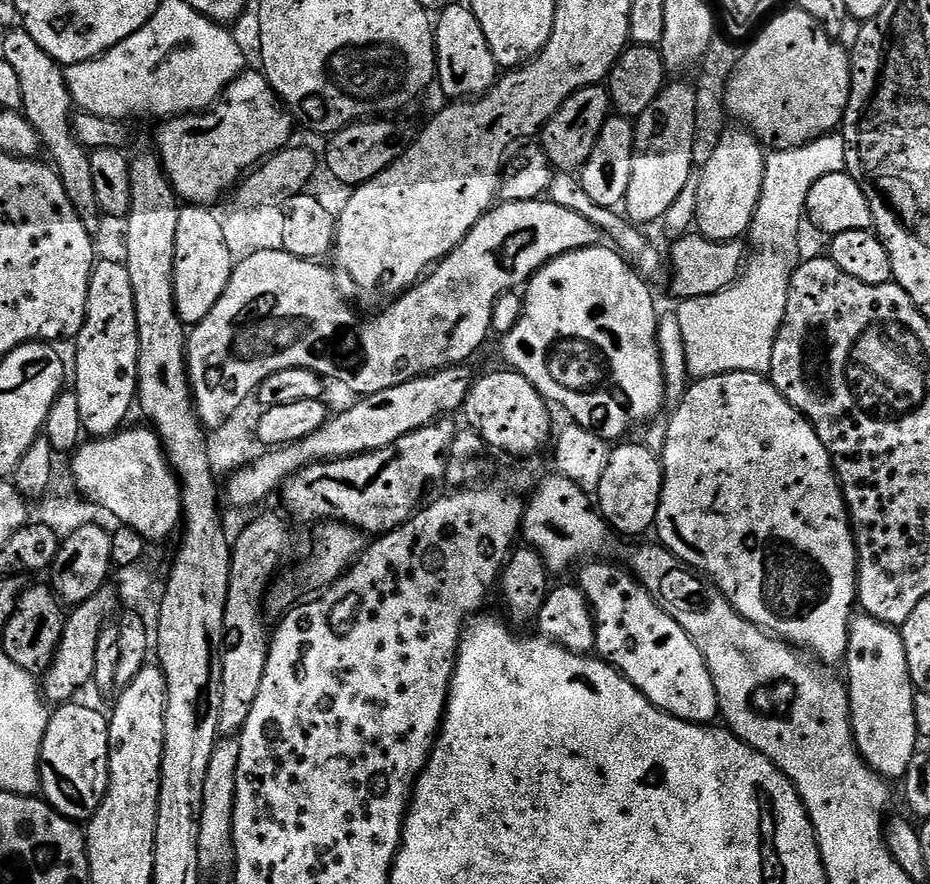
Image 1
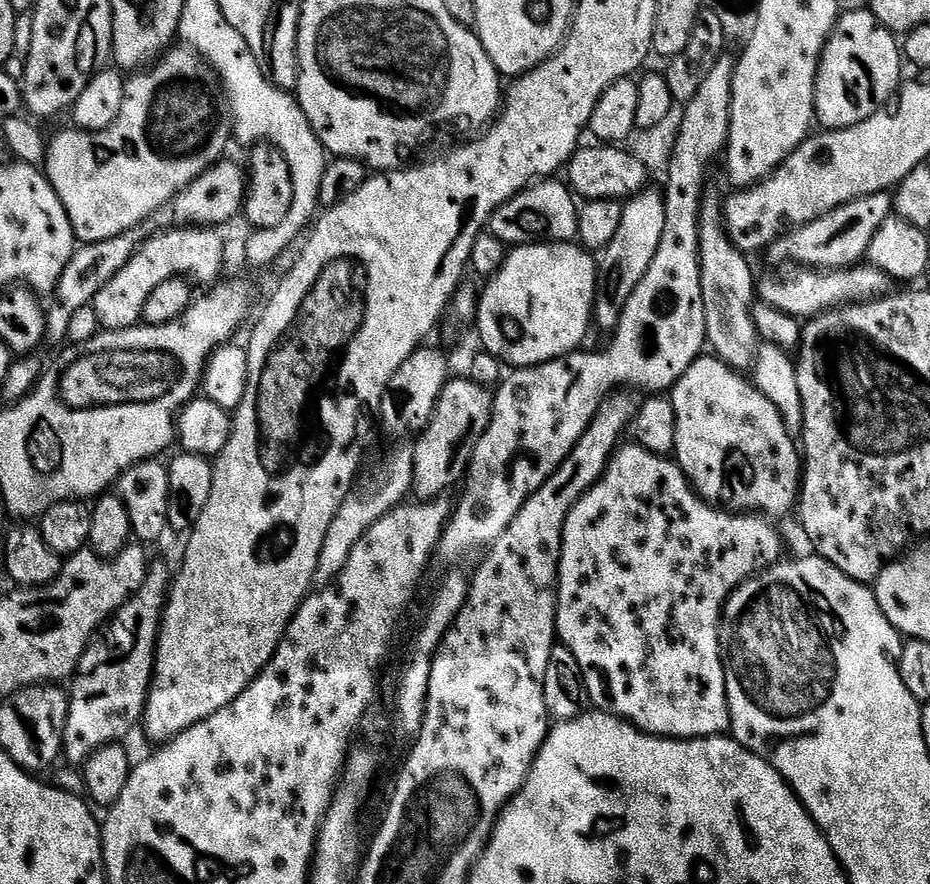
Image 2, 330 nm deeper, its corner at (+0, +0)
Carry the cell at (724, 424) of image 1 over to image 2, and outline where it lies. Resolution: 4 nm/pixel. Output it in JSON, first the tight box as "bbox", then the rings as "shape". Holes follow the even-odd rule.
{"bbox":[670,354,802,518],"shape":[[[704,354],[699,360],[695,360],[690,366],[690,370],[686,370],[686,374],[682,374],[682,378],[670,389],[670,399],[674,406],[674,418],[676,419],[676,446],[674,449],[674,459],[679,464],[681,470],[686,474],[686,478],[692,483],[695,490],[707,504],[719,506],[721,509],[735,512],[737,514],[763,514],[768,518],[777,518],[776,516],[784,516],[788,511],[795,509],[798,504],[800,495],[800,486],[802,483],[802,452],[794,441],[793,433],[788,431],[786,422],[782,418],[782,414],[778,414],[778,410],[774,406],[774,402],[770,402],[770,398],[766,398],[766,394],[762,394],[756,389],[755,383],[751,379],[748,380],[747,375],[741,374],[737,369],[732,368],[729,364],[722,360],[717,360],[715,355]]]}

